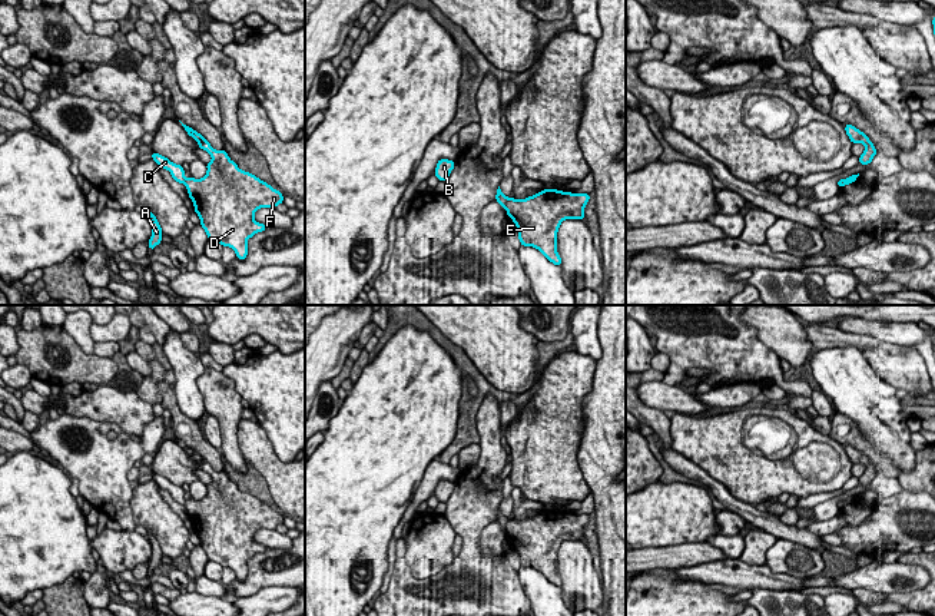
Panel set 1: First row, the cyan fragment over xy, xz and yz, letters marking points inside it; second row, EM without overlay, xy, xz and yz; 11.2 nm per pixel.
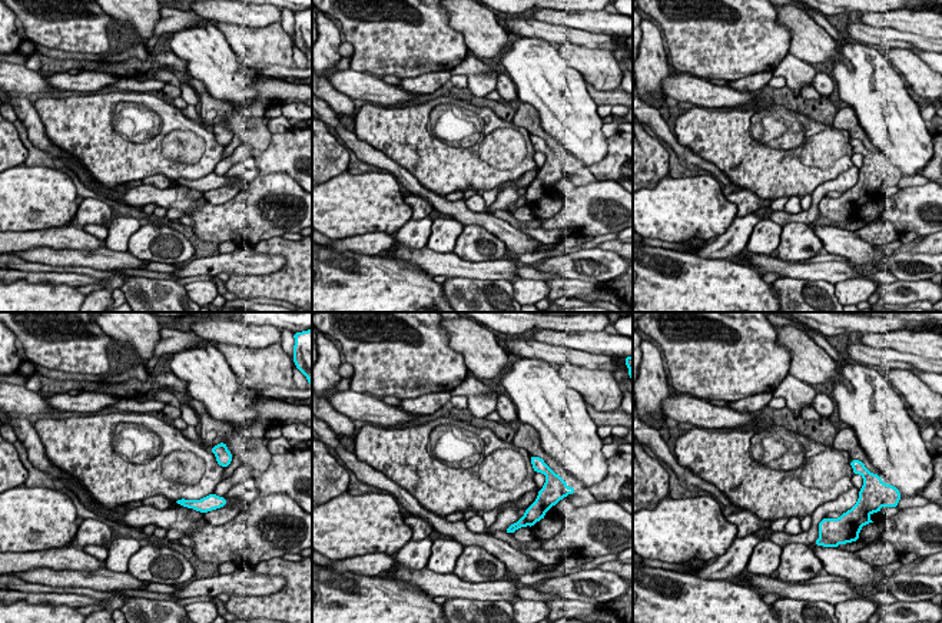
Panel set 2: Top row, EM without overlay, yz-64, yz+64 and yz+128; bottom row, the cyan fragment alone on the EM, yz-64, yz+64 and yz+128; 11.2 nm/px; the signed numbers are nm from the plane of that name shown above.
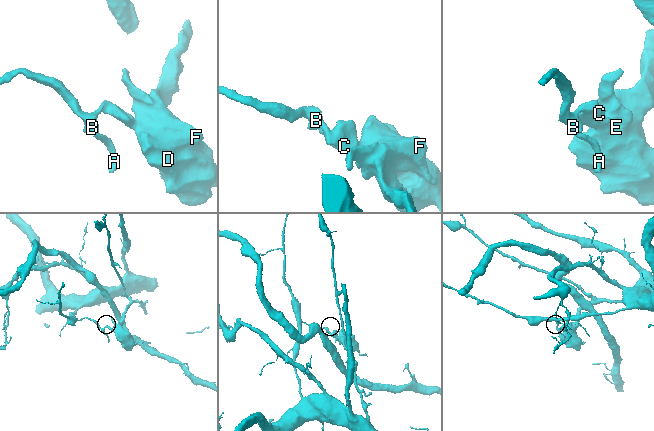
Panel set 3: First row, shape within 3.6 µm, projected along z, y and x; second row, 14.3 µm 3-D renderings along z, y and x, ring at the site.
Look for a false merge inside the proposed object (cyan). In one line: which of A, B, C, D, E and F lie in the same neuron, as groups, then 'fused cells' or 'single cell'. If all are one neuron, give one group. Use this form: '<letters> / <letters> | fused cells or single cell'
A B C / D E F | fused cells

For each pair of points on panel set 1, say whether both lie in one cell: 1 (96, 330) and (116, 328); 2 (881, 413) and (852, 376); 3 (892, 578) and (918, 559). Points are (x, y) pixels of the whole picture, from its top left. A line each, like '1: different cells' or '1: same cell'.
1: same cell
2: same cell
3: different cells

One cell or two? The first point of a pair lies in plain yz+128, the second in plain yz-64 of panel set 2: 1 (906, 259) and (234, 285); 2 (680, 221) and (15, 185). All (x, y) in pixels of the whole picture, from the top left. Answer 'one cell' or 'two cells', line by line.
1: two cells
2: one cell

